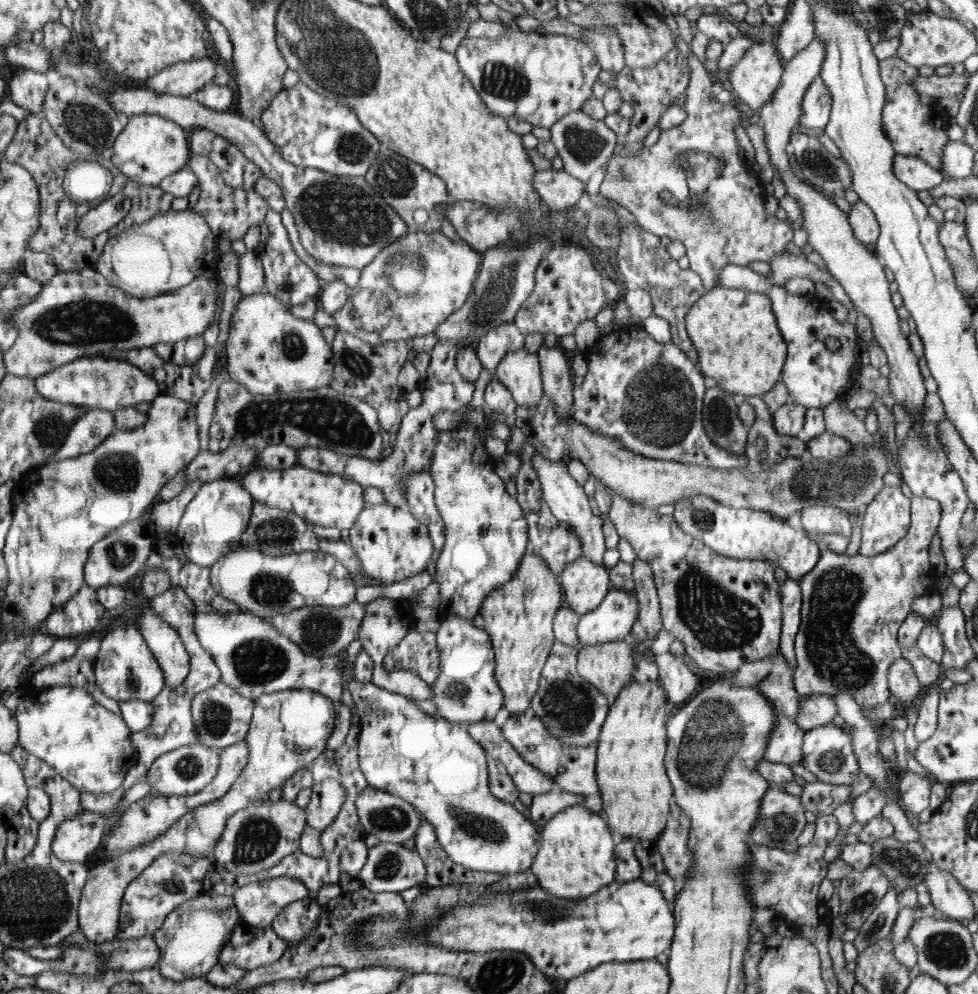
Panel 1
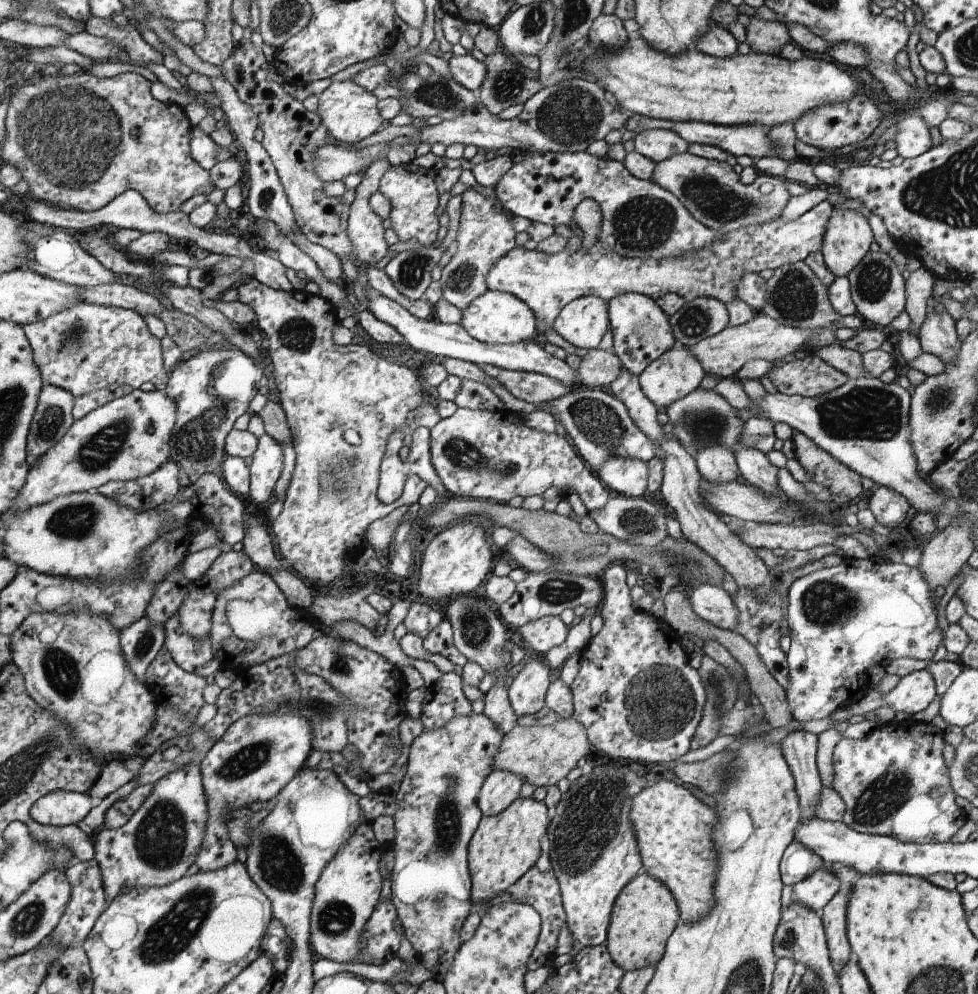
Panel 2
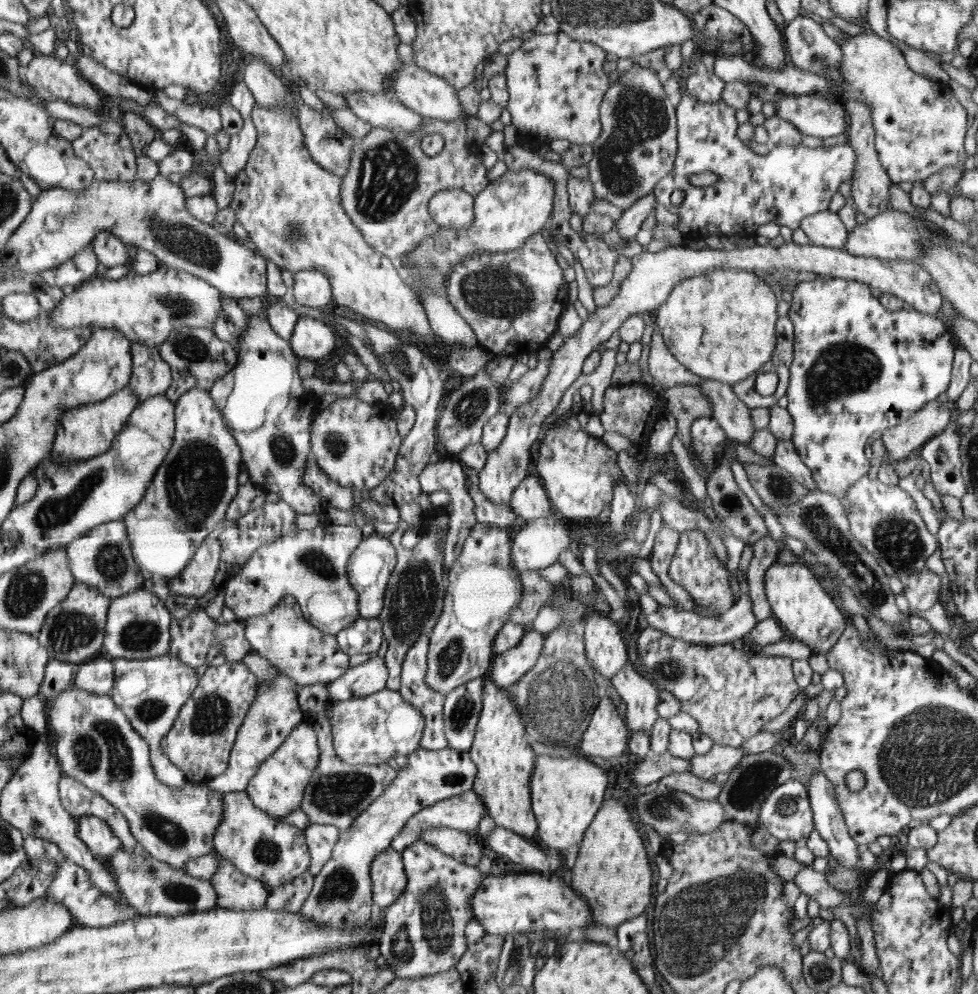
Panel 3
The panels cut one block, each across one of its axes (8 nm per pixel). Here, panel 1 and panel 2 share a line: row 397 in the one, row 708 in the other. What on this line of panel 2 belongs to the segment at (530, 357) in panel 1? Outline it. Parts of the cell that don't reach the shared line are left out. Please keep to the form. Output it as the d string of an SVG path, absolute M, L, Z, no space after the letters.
M528 657L524 667L514 678L509 686L509 698L514 712L517 716L536 714L545 706L545 696L550 686L550 667L543 663L543 659Z

